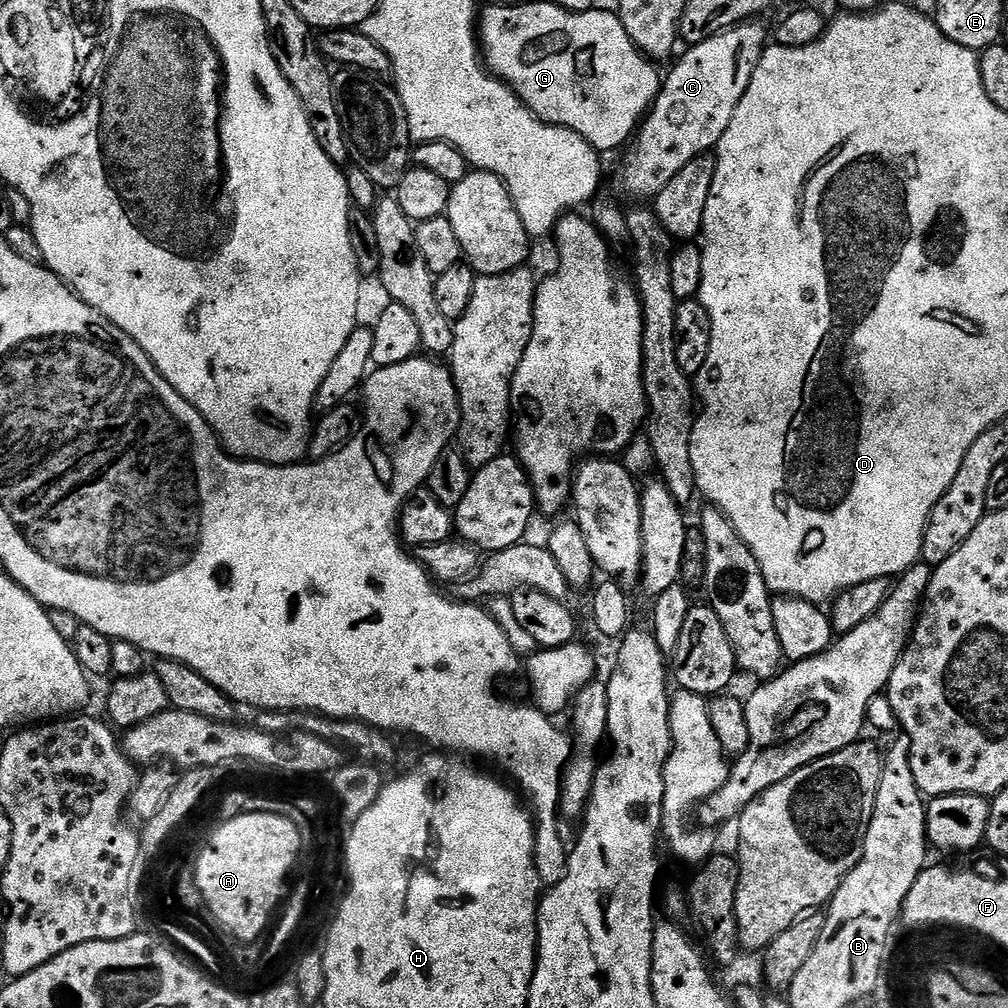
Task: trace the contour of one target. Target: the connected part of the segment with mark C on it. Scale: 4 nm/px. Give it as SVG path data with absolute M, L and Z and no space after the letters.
M760 22L736 24L725 32L691 45L687 49L688 53L666 72L656 101L652 103L646 119L638 129L634 140L636 148L627 149L629 152L624 160L624 188L630 195L655 198L670 182L670 178L674 178L674 174L678 174L678 170L686 166L686 162L711 153L719 145L722 134L726 134L726 126L730 126L730 118L734 118L734 110L738 110L738 102L742 102L742 94L746 94L746 86L750 86L750 78L754 78L754 70L769 40L769 29L767 32Z

